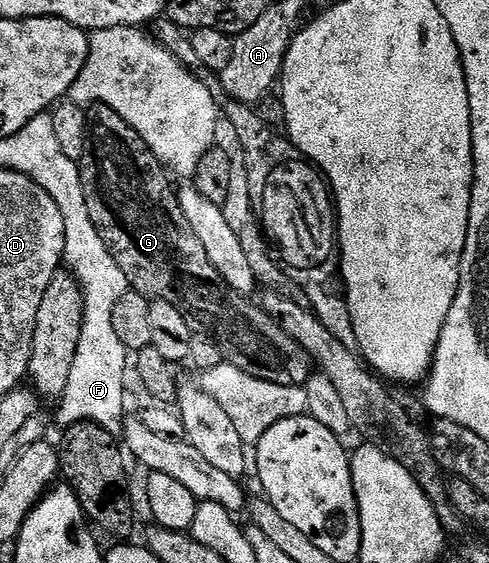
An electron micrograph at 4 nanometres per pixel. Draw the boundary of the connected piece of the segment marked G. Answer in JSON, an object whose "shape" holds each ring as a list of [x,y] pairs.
{"shape":[[[93,102],[87,105],[86,115],[88,117],[88,141],[86,142],[86,150],[82,154],[82,158],[78,161],[80,165],[80,177],[82,178],[82,190],[86,194],[86,210],[90,210],[90,222],[94,222],[98,234],[102,238],[102,242],[106,242],[106,246],[110,250],[114,262],[118,262],[122,274],[126,274],[129,289],[146,296],[150,301],[165,300],[166,302],[170,302],[170,306],[178,309],[187,318],[193,329],[199,330],[203,335],[209,336],[220,347],[221,357],[227,363],[238,366],[238,370],[242,370],[254,378],[262,378],[266,382],[278,382],[282,386],[304,385],[310,375],[310,369],[308,369],[308,364],[310,365],[308,351],[301,344],[297,344],[294,338],[290,338],[290,334],[286,334],[281,330],[265,314],[263,307],[259,303],[251,304],[253,301],[249,297],[241,296],[239,292],[235,292],[224,281],[222,274],[218,274],[218,270],[214,270],[210,258],[206,258],[206,249],[202,246],[202,242],[198,242],[198,234],[194,234],[194,230],[190,230],[190,222],[186,222],[186,214],[182,214],[180,198],[177,189],[175,187],[172,189],[171,182],[173,183],[173,181],[170,179],[169,173],[166,171],[164,165],[160,163],[160,159],[152,153],[150,146],[146,146],[146,142],[140,137],[138,130],[134,130],[134,126],[130,126],[130,122],[126,122],[126,118],[122,118],[122,114],[118,114],[113,108],[105,104]]]}

